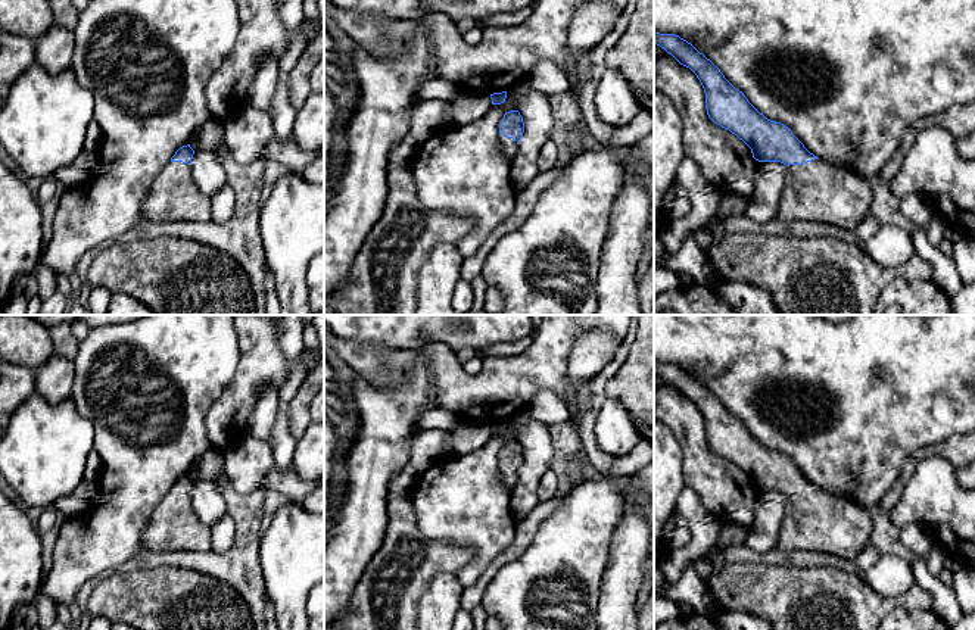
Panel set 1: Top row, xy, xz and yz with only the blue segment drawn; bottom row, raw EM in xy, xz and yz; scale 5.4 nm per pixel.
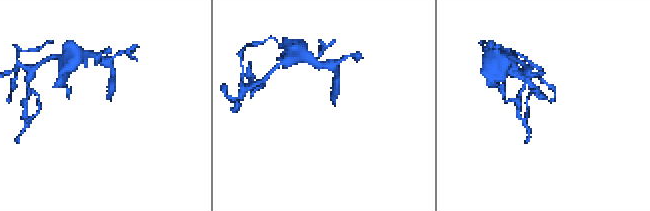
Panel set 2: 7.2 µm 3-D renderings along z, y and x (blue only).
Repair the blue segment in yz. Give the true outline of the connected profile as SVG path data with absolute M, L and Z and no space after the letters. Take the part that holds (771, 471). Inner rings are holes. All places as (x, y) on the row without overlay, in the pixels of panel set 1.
M654 362L654 374L689 397L705 422L708 447L742 470L758 492L788 496L776 551L812 551L853 561L870 543L872 520L857 503L813 483L781 452L767 449L720 399L676 364Z

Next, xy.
M180 477L171 492L158 503L141 534L147 551L206 552L212 549L212 531L196 515L191 503L194 480Z

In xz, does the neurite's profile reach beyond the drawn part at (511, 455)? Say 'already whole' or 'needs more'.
needs more

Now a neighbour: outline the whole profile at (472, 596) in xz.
M486 570L483 576L470 587L464 587L464 592L461 595L460 601L460 609L465 609L470 615L473 609L480 605L483 593L493 578L493 574Z

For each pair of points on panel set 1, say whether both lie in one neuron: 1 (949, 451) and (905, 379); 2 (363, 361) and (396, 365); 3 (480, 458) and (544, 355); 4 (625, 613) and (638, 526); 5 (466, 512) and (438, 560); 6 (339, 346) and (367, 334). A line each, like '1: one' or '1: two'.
1: two
2: one
3: two
4: one
5: two
6: two

